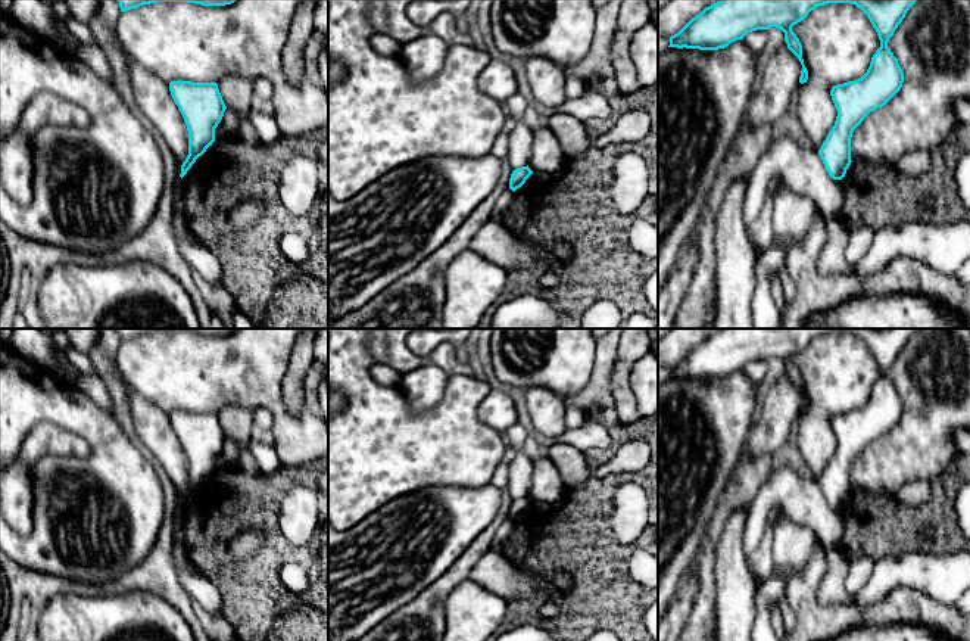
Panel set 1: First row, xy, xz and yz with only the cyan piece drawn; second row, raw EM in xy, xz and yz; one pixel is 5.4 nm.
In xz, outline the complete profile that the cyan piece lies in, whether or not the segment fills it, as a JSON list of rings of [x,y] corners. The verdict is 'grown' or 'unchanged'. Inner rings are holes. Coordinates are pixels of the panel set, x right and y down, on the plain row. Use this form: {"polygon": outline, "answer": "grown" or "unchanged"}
{"polygon": [[[521,497],[512,501],[511,508],[509,508],[509,519],[515,522],[520,519],[525,510],[533,504],[533,501],[527,497]]], "answer": "unchanged"}

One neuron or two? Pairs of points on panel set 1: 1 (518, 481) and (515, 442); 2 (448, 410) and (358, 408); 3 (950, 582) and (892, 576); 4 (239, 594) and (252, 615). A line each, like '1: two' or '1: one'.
1: one
2: one
3: one
4: one

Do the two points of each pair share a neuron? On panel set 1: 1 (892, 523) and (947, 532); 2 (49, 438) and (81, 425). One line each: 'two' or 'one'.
1: one
2: two

